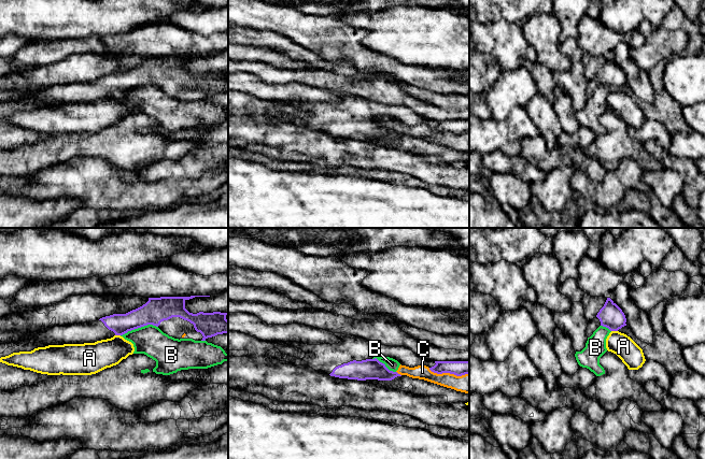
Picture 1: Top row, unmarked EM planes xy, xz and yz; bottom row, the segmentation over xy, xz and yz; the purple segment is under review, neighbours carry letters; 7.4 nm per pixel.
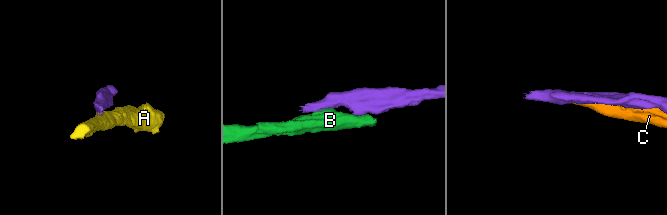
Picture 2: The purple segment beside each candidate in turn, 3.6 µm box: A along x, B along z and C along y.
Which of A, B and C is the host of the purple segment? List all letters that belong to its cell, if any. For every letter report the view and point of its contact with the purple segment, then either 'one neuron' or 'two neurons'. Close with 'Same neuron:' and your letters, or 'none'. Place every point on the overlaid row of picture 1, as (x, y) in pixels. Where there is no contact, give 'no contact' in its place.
A: contact yz (615, 330); two neurons
B: contact xy (139, 327); two neurons
C: contact xz (449, 372); two neurons
Same neuron: none

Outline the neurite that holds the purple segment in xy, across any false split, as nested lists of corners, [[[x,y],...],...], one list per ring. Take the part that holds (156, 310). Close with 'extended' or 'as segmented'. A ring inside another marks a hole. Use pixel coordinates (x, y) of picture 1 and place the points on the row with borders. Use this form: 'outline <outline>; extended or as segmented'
outline [[[191,296],[191,297],[160,297],[160,298],[149,298],[149,301],[142,306],[132,310],[126,314],[113,314],[100,318],[99,320],[84,324],[73,324],[71,326],[64,327],[52,327],[46,329],[41,329],[33,333],[27,333],[22,336],[20,341],[30,342],[30,343],[41,343],[44,345],[64,345],[64,344],[84,344],[84,343],[95,343],[97,341],[111,339],[114,335],[123,335],[128,331],[153,325],[158,327],[164,333],[172,336],[174,339],[182,339],[184,333],[187,334],[189,339],[195,341],[206,341],[208,338],[215,336],[217,334],[228,333],[228,320],[226,315],[228,313],[213,312],[213,313],[203,313],[199,312],[197,314],[189,313],[185,309],[185,301],[193,299],[195,297],[210,297],[210,296]]]; extended

